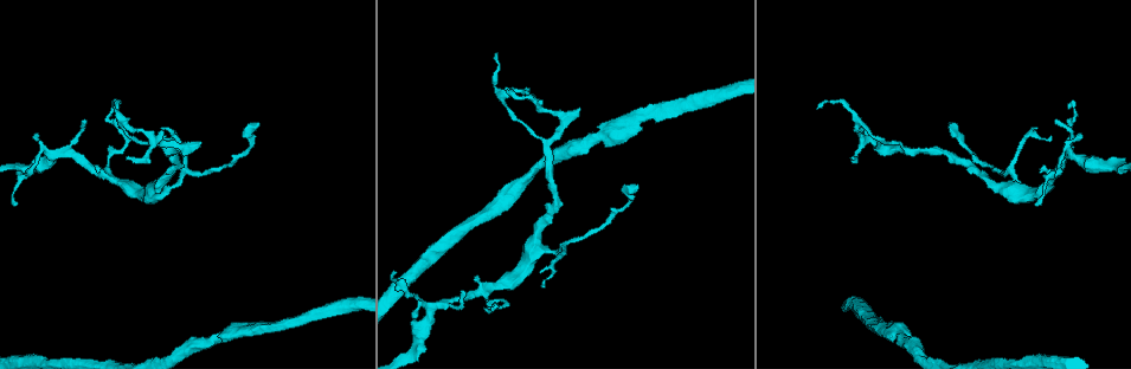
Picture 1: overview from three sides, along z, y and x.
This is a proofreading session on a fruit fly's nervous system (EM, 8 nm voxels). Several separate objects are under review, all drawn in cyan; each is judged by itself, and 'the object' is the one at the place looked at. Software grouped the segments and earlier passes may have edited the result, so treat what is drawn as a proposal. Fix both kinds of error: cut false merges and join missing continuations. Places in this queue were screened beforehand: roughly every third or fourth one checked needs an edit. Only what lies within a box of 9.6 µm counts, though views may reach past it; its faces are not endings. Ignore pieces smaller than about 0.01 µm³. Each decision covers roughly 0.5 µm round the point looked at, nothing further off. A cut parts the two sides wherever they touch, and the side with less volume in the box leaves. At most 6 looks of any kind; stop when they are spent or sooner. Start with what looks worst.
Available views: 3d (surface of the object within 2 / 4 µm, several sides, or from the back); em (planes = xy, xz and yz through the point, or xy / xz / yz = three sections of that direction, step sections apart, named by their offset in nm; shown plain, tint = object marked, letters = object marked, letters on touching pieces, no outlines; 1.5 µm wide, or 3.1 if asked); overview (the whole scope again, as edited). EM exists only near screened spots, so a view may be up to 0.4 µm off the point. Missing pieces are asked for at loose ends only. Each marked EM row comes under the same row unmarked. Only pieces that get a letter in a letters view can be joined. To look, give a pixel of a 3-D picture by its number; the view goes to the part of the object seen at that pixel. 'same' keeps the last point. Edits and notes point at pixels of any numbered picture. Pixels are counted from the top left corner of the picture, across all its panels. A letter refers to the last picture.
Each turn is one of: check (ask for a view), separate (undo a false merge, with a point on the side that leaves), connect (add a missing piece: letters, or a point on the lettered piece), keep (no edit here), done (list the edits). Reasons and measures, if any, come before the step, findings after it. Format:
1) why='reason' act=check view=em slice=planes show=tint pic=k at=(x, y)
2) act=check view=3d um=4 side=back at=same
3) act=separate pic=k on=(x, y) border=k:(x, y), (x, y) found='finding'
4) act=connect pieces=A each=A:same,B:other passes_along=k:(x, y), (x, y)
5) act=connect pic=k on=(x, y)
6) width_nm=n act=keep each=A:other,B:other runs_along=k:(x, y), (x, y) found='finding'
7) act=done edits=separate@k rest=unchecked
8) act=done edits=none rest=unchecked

act=check view=em slice=xz step=8 show=tint pic=1 at=(478, 280)

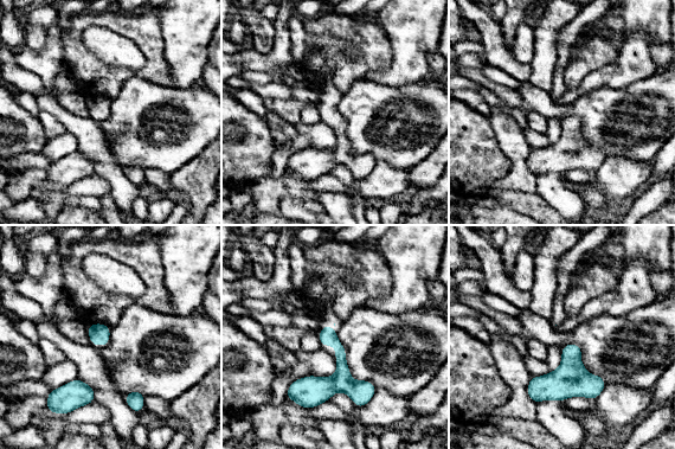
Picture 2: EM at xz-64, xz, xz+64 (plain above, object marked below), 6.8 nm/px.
why='see the neighbours' act=check view=em slice=xz step=8 show=letters at=same

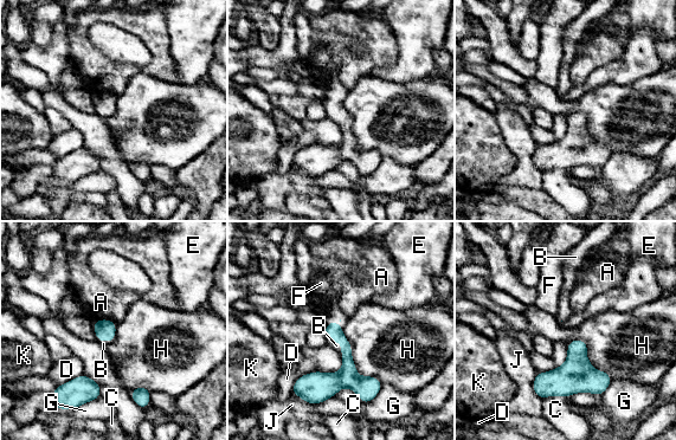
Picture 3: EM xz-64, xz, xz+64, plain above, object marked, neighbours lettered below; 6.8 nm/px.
longest_contact=H:480nm act=connect pieces=B each=A:other,B:same,C:other,D:other,E:other,F:other,G:other,H:other,J:other,K:other passes_along=3:(347, 376), (339, 341), (336, 345) found='the neuron continues'

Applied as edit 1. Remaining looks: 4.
why='branch stops here' act=check view=em slice=planes show=letters pic=1 at=(1071, 107)

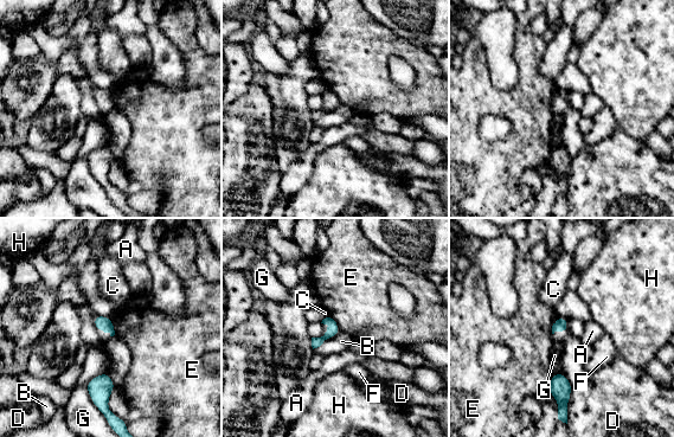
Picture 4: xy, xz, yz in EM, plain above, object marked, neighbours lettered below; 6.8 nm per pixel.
longest_contact=G:300nm act=keep each=A:other,B:other,C:other,D:other,E:other,F:other,G:other,H:other found='none of them fits'

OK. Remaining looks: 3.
act=done edits=connect@3 rest=unchecked

